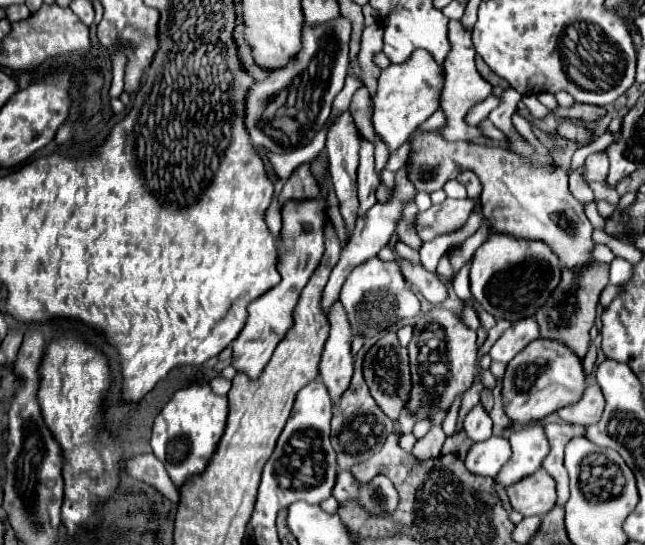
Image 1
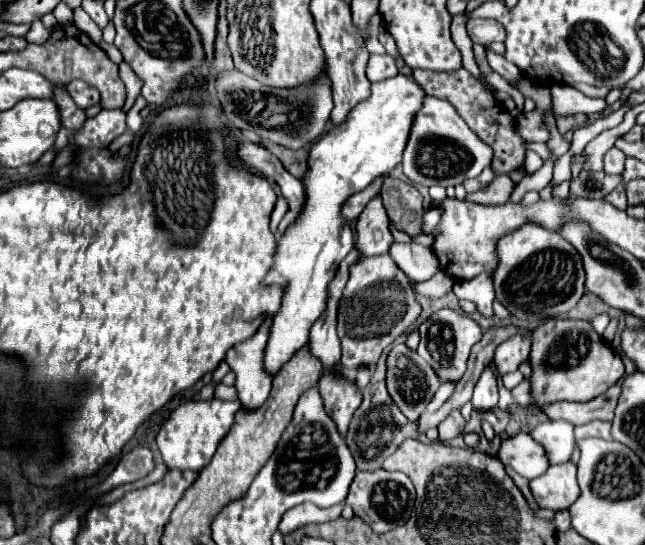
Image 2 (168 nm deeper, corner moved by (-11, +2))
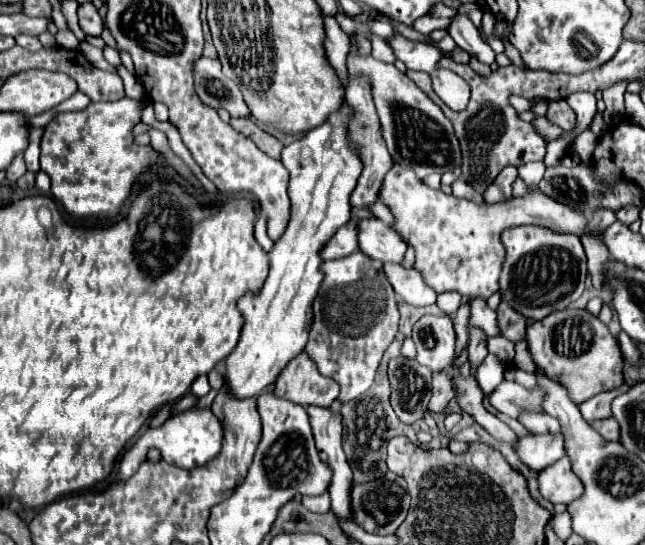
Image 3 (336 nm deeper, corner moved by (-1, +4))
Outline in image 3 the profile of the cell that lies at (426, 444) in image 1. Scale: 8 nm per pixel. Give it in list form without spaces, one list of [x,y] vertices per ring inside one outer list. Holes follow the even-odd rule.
[[[446,371],[434,375],[432,379],[432,399],[428,403],[428,409],[434,413],[446,413],[450,401],[456,397],[456,387],[448,379]]]

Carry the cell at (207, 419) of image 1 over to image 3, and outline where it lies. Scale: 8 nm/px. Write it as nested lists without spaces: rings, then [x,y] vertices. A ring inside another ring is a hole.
[[[194,407],[194,409],[172,415],[162,427],[148,429],[144,435],[150,437],[150,447],[156,447],[162,453],[162,459],[166,463],[182,467],[182,469],[192,469],[198,465],[206,465],[220,451],[222,427],[210,409]]]

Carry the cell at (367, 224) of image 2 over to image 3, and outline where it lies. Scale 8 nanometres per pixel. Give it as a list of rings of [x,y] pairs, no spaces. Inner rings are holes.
[[[352,217],[350,223],[346,223],[346,227],[342,227],[342,231],[336,231],[332,235],[330,243],[326,243],[326,251],[322,251],[322,257],[340,259],[354,251],[358,251],[358,219],[356,217]]]

